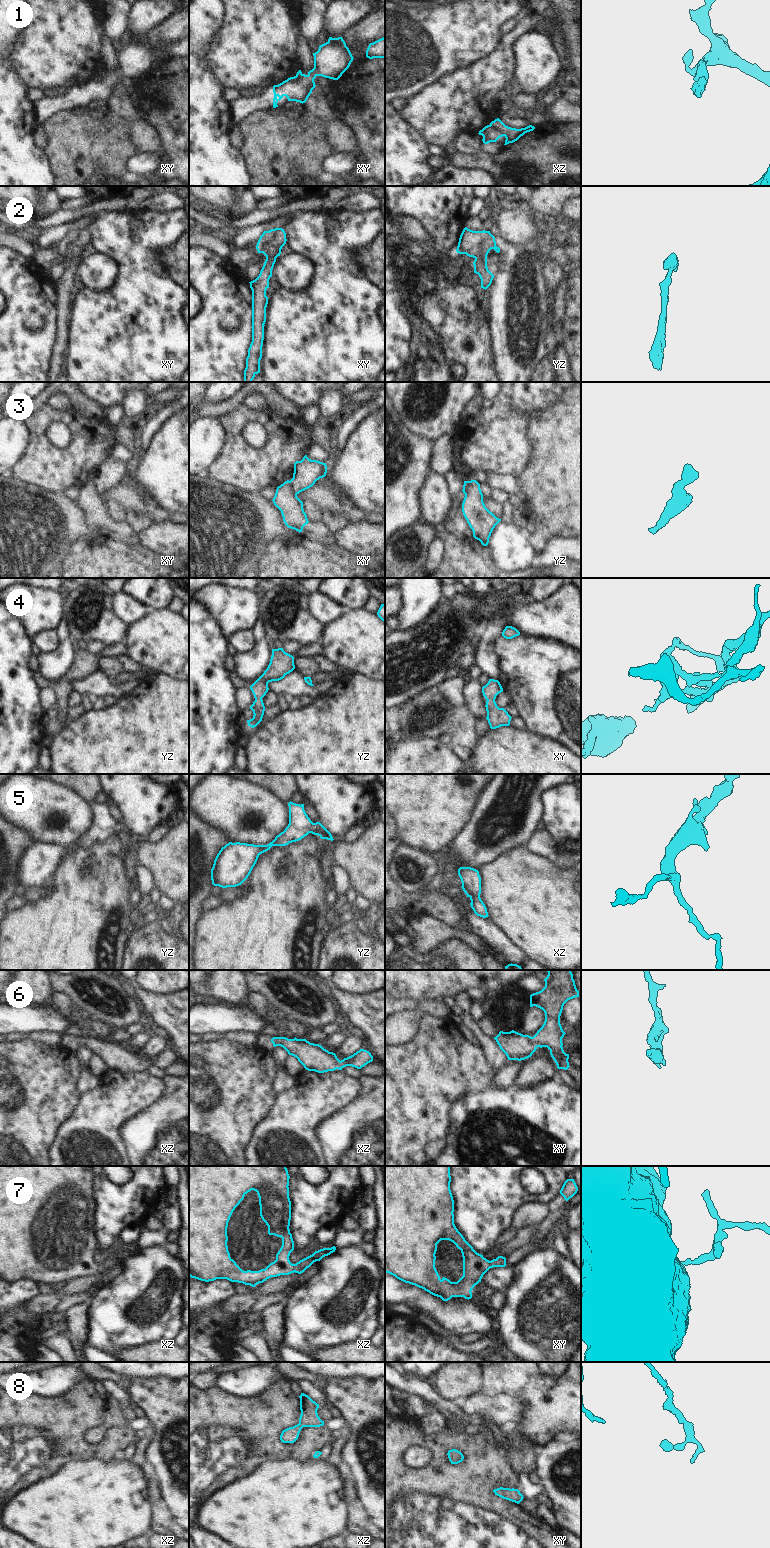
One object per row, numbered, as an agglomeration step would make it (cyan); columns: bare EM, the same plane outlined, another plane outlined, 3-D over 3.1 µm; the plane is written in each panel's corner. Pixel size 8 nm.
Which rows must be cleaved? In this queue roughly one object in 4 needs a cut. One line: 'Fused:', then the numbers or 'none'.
Fused: 3.

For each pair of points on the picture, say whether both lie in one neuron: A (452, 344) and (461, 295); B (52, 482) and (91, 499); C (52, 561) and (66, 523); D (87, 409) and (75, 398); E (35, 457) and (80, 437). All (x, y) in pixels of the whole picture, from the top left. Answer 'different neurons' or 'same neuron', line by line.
A: same neuron
B: different neurons
C: same neuron
D: same neuron
E: same neuron

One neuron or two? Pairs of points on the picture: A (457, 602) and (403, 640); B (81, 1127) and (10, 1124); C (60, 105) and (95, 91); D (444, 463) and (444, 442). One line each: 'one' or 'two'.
A: one
B: two
C: one
D: one

